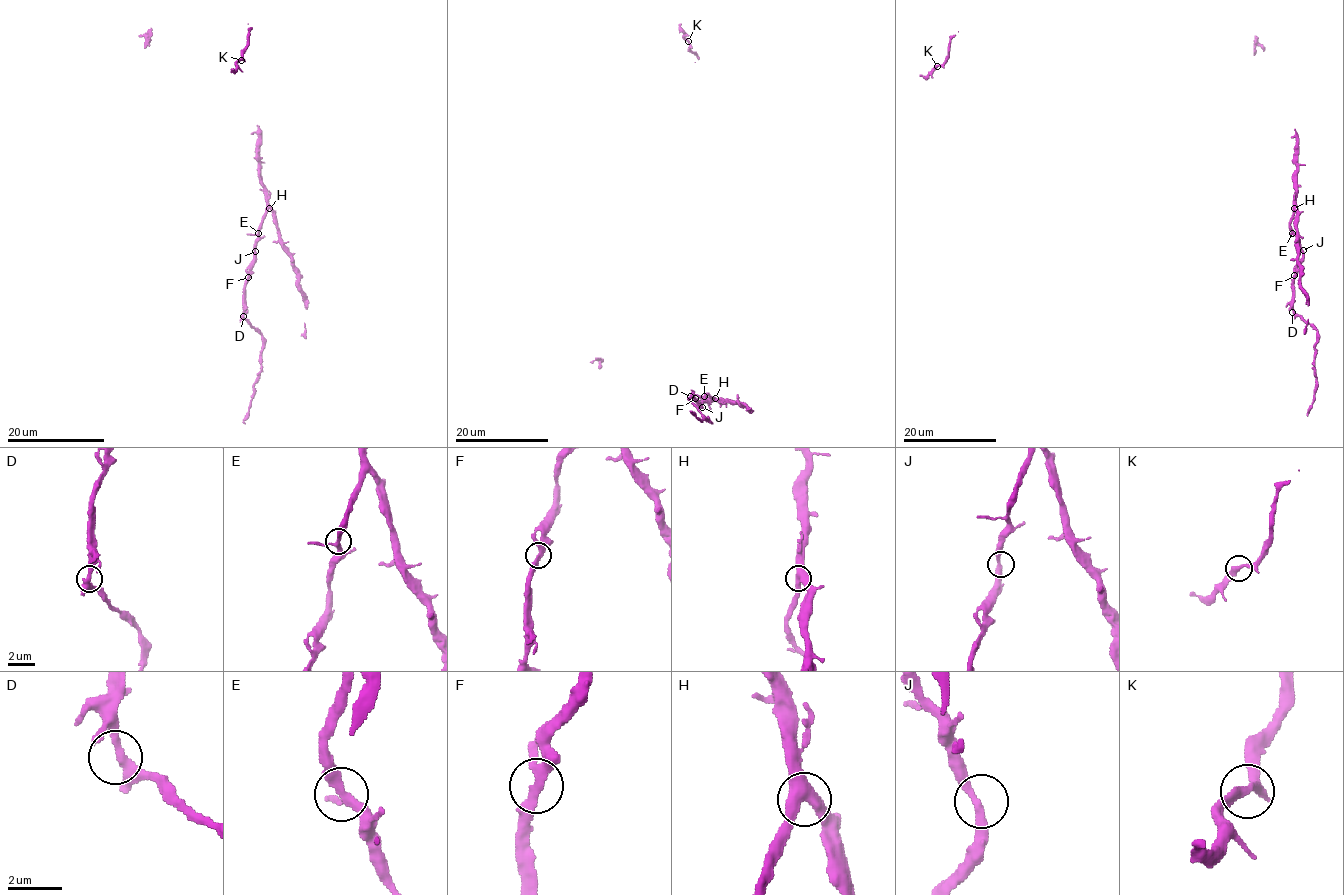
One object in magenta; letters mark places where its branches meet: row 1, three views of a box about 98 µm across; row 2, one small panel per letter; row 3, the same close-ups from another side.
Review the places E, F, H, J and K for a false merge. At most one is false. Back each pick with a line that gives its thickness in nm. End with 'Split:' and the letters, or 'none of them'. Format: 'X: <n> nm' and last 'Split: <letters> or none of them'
Split: none of them

